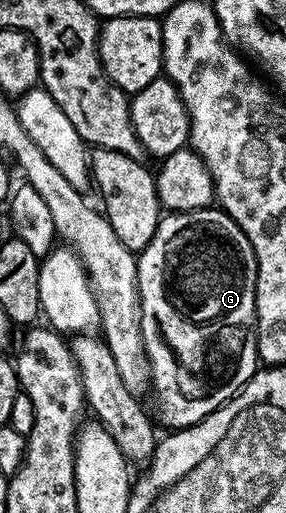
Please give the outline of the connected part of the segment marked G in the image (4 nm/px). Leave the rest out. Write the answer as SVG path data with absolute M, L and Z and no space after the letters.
M210 206L194 212L171 212L162 215L157 224L151 242L137 256L137 298L141 309L143 324L143 343L147 361L147 376L151 381L151 392L157 395L157 412L166 424L166 429L176 430L190 428L207 414L211 414L220 404L226 404L237 394L242 386L258 371L257 359L257 311L255 310L255 294L257 293L257 259L255 250L243 234L243 230L220 207Z

